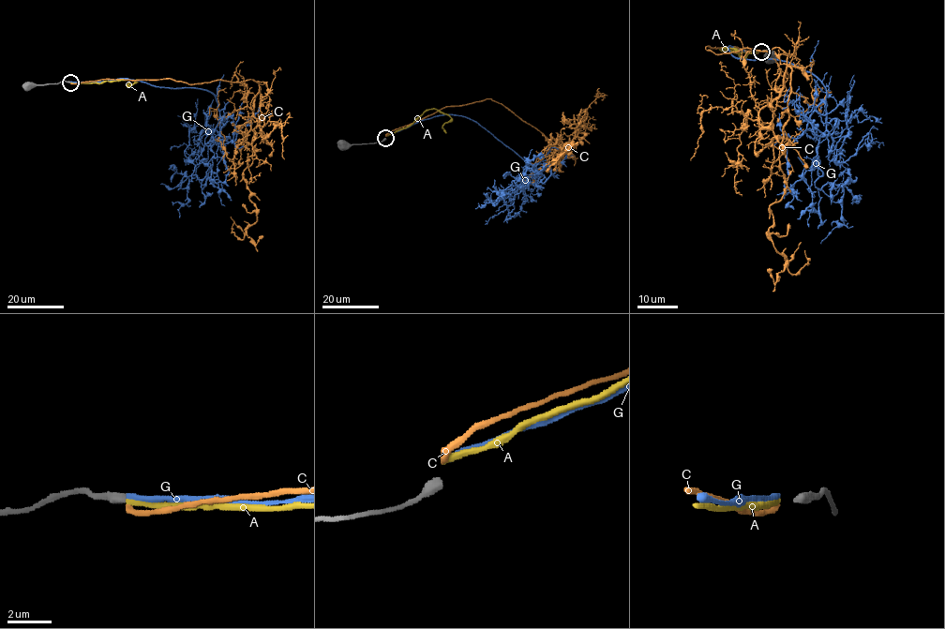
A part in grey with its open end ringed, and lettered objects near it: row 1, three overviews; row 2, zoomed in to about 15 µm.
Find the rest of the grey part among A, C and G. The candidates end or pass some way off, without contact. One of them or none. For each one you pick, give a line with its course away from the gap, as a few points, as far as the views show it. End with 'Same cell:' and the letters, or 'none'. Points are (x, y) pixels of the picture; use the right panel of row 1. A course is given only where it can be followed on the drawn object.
C: course (759, 52), (705, 48), (787, 54), (787, 188), (769, 207), (769, 239), (791, 274), (804, 250)
Same cell: C

